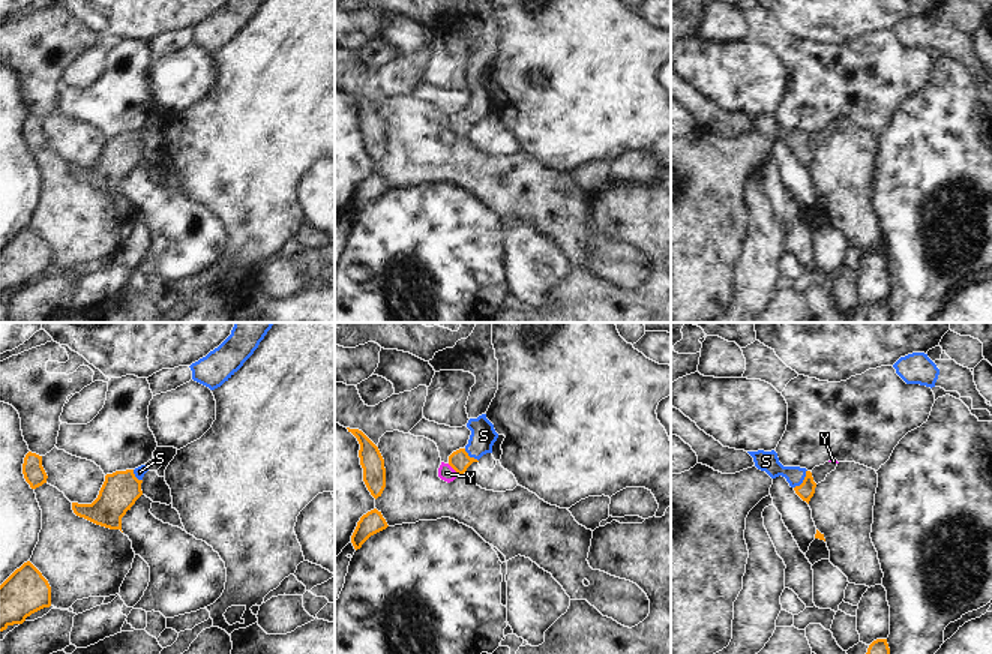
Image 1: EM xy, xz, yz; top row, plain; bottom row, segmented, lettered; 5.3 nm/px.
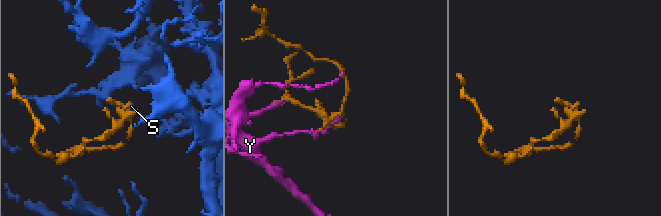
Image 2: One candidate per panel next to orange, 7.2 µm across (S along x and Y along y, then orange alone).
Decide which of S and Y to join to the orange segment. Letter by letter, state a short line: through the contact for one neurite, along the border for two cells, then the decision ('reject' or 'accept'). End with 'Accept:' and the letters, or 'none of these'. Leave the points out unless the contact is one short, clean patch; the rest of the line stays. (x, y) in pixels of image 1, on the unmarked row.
S: line yz (806, 153), (803, 144), (775, 132), (766, 125); accept
Y: line xz (447, 128), (459, 138); reject
Accept: S

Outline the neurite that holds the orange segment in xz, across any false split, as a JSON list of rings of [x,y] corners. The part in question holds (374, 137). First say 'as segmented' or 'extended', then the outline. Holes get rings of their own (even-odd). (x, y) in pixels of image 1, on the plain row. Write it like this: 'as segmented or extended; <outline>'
as segmented; [[[350,92],[347,93],[357,102],[360,108],[359,122],[363,132],[363,146],[371,159],[377,164],[381,160],[386,152],[384,123],[378,111],[362,94]]]

